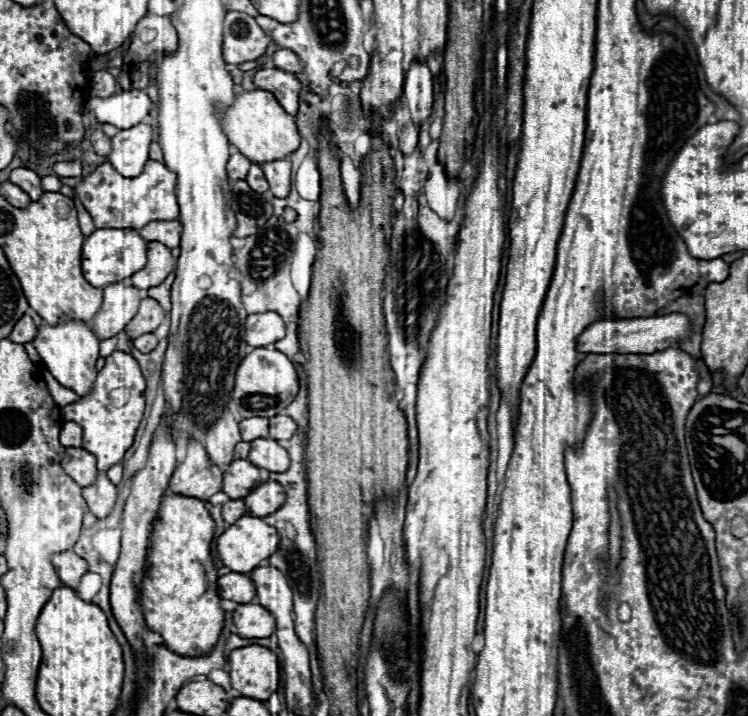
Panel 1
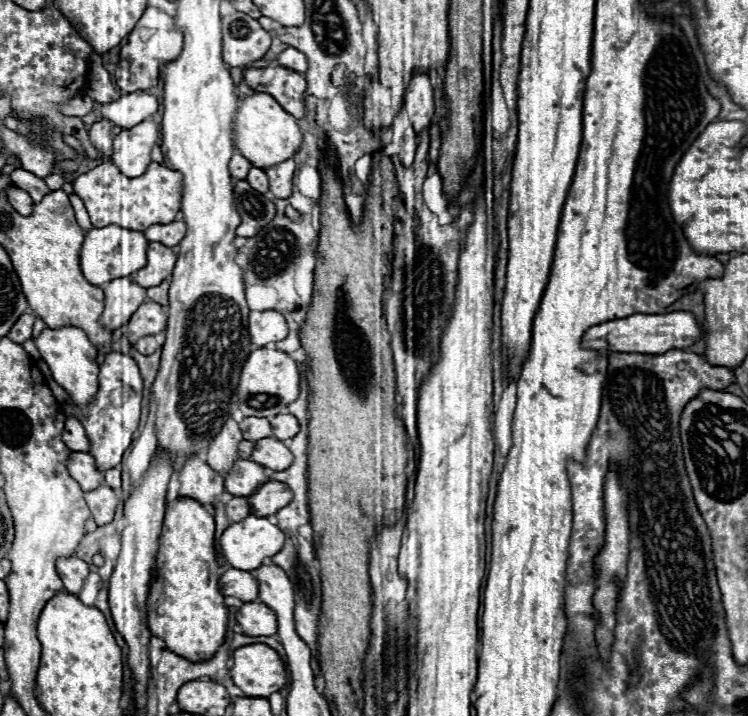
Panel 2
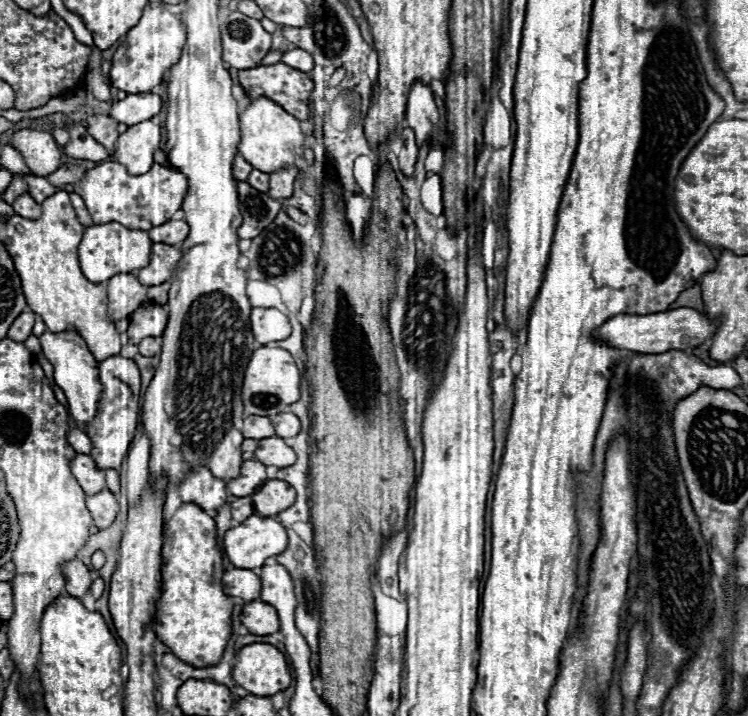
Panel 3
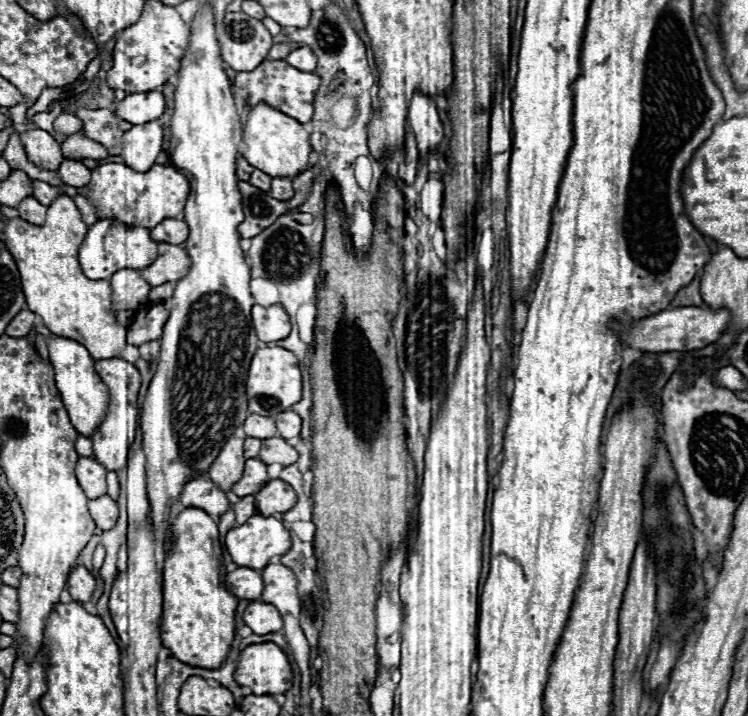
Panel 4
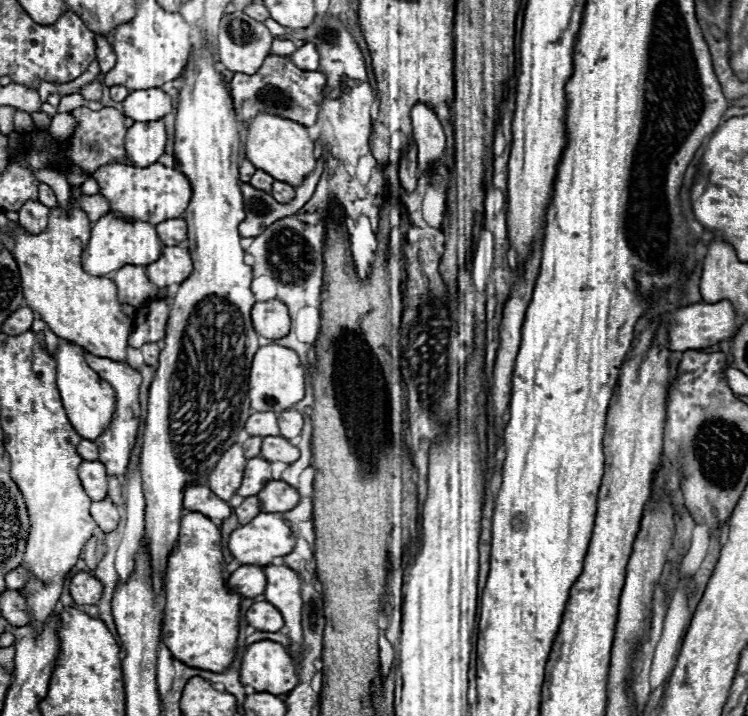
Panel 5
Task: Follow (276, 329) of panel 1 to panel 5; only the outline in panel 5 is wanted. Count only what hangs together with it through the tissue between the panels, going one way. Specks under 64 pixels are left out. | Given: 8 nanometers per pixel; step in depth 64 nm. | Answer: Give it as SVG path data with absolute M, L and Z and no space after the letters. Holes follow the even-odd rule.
M280 300L256 302L252 306L254 330L268 340L280 340L290 332L288 308Z

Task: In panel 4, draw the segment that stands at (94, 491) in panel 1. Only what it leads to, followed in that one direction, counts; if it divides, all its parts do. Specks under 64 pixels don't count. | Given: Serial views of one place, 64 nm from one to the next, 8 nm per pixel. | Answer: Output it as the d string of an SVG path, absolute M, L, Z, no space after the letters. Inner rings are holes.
M108 494L88 500L88 510L100 530L110 530L118 520L118 504Z

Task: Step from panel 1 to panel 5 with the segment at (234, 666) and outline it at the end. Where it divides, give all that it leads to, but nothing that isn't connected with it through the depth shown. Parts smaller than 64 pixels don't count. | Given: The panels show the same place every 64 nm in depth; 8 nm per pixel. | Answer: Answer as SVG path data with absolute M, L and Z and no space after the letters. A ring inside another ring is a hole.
M262 640L248 646L240 666L240 682L244 686L252 686L256 692L272 692L278 696L278 694L290 692L298 684L298 674L290 654L278 642Z

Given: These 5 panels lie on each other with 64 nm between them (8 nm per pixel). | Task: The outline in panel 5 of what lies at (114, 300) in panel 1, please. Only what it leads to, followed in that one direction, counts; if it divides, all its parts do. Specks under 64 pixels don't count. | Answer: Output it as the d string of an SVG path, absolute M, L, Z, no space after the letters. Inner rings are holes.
M124 266L114 274L114 284L118 290L118 302L140 308L152 300L156 286L146 278L144 266Z

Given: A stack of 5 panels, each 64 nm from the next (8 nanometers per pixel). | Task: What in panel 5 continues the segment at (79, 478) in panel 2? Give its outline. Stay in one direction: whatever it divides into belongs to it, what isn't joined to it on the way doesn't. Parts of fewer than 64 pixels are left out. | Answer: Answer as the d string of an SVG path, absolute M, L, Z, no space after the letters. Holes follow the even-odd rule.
M82 460L80 468L78 468L78 476L80 482L86 490L86 494L92 500L104 500L106 490L108 490L108 482L106 482L106 470L102 462L90 462L90 460Z

